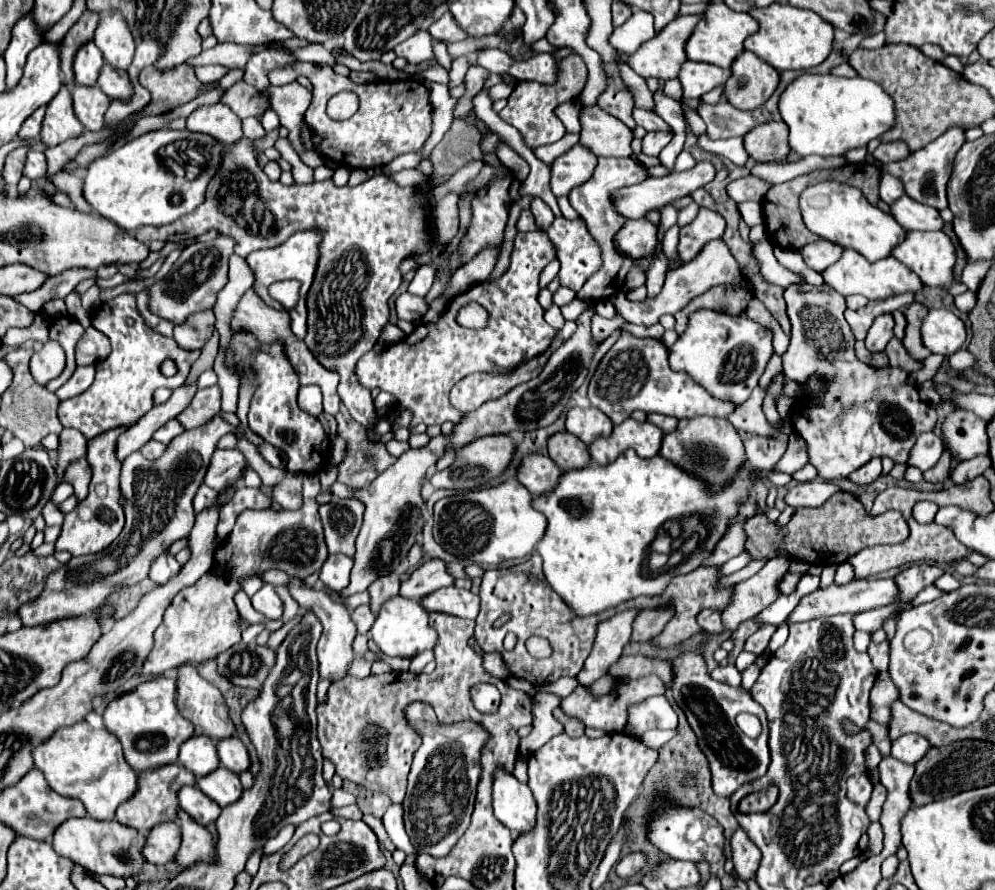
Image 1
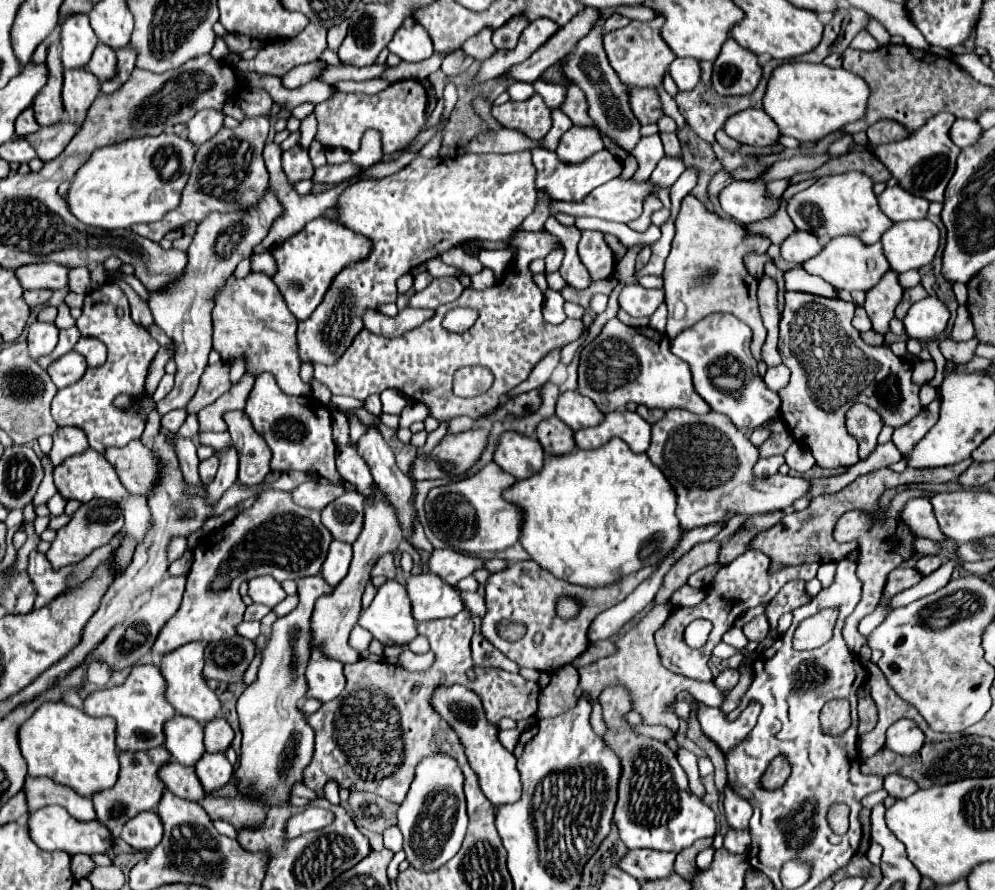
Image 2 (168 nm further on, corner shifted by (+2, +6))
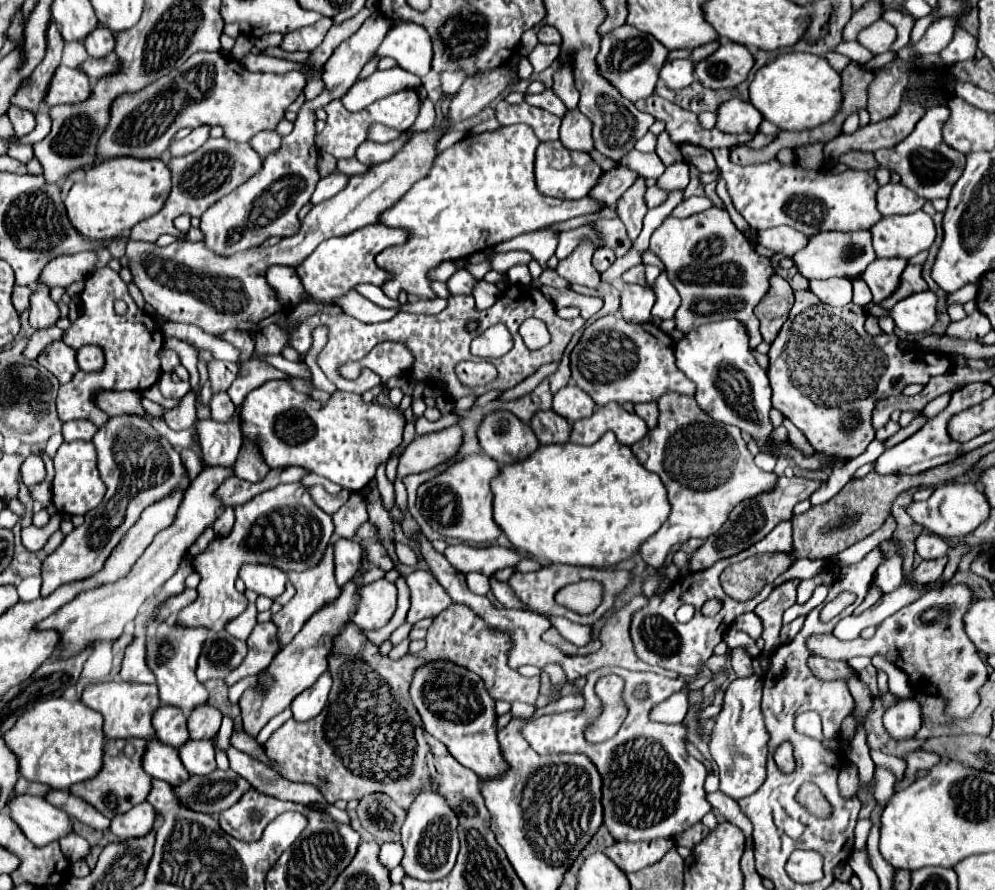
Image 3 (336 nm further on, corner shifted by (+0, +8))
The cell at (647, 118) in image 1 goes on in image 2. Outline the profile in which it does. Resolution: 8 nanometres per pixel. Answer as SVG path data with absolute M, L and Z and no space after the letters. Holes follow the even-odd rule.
M660 134L662 138L662 144L664 144L664 152L666 156L672 156L672 158L682 158L682 150L680 150L680 142L676 138L676 134Z

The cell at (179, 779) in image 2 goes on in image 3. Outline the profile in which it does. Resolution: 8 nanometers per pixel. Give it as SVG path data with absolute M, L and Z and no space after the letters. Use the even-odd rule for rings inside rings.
M156 738L150 740L150 746L146 748L146 758L142 758L142 766L152 778L164 780L172 786L178 786L186 782L186 778L190 778L180 760L178 750L162 742L156 742Z

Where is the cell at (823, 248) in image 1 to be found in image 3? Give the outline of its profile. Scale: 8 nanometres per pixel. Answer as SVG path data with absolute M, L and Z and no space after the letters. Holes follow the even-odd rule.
M778 226L778 228L770 228L770 230L762 230L758 240L760 240L762 246L770 248L772 252L782 254L786 258L792 258L798 250L806 248L808 236L798 232L798 230L794 230L794 228Z

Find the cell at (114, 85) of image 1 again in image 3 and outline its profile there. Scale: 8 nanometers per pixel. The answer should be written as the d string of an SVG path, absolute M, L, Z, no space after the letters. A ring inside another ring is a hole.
M98 26L98 30L94 30L94 34L90 34L90 38L86 38L84 42L92 58L104 58L106 54L114 52L114 44L116 44L114 36L104 26Z

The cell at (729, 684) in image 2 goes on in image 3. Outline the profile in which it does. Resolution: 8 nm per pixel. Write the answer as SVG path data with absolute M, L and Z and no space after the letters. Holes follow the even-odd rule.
M758 676L736 678L728 684L724 692L722 712L716 718L710 752L720 768L720 792L724 792L734 800L752 794L766 779L766 754L770 734L764 726L764 718L760 712L760 698L762 698L762 680ZM760 742L762 742L762 756L760 756Z

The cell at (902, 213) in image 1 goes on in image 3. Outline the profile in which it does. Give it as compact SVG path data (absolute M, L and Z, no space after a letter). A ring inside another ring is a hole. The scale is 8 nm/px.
M890 182L886 186L880 186L876 194L876 202L878 202L878 210L882 216L894 216L894 214L918 212L922 210L926 200L902 184Z

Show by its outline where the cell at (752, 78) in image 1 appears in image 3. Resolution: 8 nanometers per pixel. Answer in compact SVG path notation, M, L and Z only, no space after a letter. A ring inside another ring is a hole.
M722 42L720 48L700 64L696 64L696 78L702 86L718 88L736 88L742 84L754 66L754 56L746 46L734 42Z

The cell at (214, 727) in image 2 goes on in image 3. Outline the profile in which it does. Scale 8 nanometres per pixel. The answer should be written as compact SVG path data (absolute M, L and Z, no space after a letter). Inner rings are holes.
M206 704L206 706L198 706L198 710L194 710L190 714L190 736L194 740L212 740L222 724L222 714L220 710L216 710L214 706Z

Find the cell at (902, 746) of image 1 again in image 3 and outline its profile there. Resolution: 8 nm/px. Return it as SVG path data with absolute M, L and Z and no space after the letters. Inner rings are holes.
M906 698L884 712L884 728L896 742L914 738L920 728L920 706L916 698Z

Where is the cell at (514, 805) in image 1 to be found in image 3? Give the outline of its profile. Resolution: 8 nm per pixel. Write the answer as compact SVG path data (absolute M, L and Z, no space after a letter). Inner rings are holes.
M434 662L432 666L422 666L414 674L410 686L410 696L418 714L422 716L424 728L442 744L448 752L466 768L476 772L482 782L490 778L502 778L510 764L502 756L496 730L496 710L494 700L484 688L482 678L466 668L452 666L450 662Z

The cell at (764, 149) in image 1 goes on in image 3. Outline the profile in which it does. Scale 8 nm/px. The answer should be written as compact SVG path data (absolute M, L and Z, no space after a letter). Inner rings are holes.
M732 98L730 102L724 102L718 108L718 122L716 128L728 134L756 134L764 116L750 104L742 102L738 98Z

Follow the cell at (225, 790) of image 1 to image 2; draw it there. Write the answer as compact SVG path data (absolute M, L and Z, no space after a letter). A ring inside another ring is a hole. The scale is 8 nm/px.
M206 752L200 758L200 762L196 762L194 770L206 792L216 792L232 776L232 764L226 760L222 752L214 752L214 754Z

